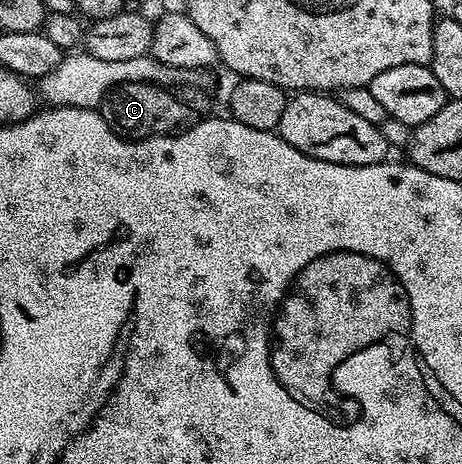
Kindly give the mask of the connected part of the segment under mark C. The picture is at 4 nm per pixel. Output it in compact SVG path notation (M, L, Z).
M120 83L104 94L99 112L112 131L134 139L148 139L152 135L174 135L197 122L198 115L192 104L171 95L169 88L154 83Z

